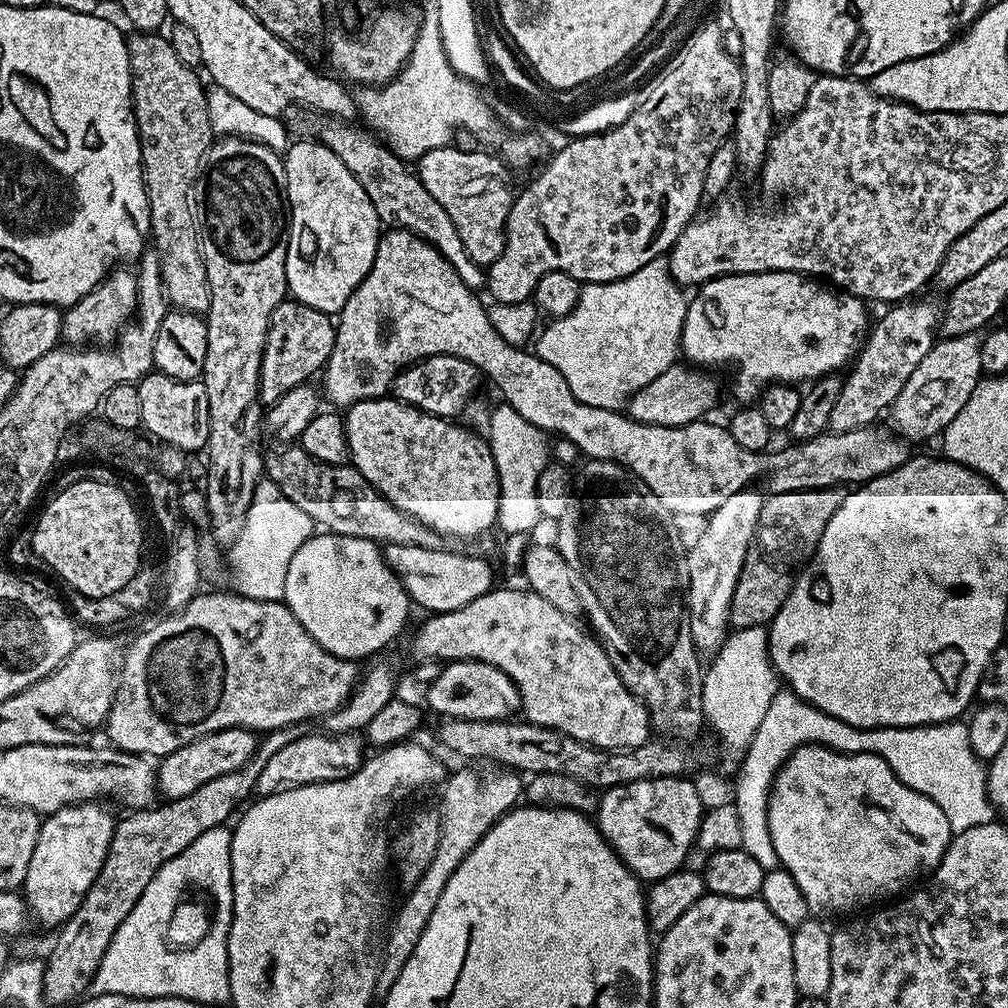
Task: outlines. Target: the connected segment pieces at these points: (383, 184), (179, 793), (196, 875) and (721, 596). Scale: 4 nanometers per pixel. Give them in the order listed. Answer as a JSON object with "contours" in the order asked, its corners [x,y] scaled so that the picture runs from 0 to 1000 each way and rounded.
{"contours":[[[[321,117],[316,121],[317,128],[312,131],[313,138],[331,149],[331,153],[339,157],[343,169],[347,169],[347,173],[355,177],[359,188],[363,188],[367,196],[370,210],[375,212],[378,223],[401,226],[413,234],[420,234],[423,241],[430,242],[444,257],[446,264],[450,264],[454,276],[463,286],[479,287],[482,282],[481,267],[464,255],[446,212],[442,212],[442,208],[438,208],[438,204],[431,200],[431,192],[427,192],[423,185],[419,185],[416,174],[410,168],[408,171],[405,168],[408,166],[394,152],[393,156],[388,146],[379,142],[366,130],[359,131],[352,127],[352,122],[332,117]]],[[[225,722],[212,728],[204,728],[185,740],[181,744],[173,744],[173,748],[162,751],[158,755],[155,774],[157,786],[164,795],[176,794],[182,790],[192,788],[196,780],[204,780],[212,772],[220,768],[235,766],[241,758],[254,747],[256,730],[248,722]]],[[[219,819],[204,823],[200,831],[192,831],[181,847],[169,851],[153,867],[149,879],[137,891],[133,903],[117,919],[101,954],[91,971],[90,987],[121,986],[122,988],[172,988],[196,994],[199,998],[218,996],[228,989],[226,969],[226,928],[230,918],[230,860],[228,839],[230,821]]],[[[741,484],[720,494],[712,506],[701,513],[698,526],[681,548],[685,627],[691,646],[698,651],[712,648],[722,632],[728,583],[760,495],[748,485]]]]}

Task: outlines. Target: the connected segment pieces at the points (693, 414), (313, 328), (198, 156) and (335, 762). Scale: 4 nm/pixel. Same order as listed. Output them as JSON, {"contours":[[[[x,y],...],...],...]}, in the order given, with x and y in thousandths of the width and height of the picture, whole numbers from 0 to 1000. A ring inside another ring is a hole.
{"contours":[[[[672,359],[663,364],[648,379],[628,391],[621,409],[628,417],[638,421],[659,422],[666,425],[687,421],[697,416],[712,397],[712,383],[701,370]]],[[[283,296],[275,302],[266,320],[266,334],[264,335],[260,363],[258,369],[257,400],[269,403],[286,390],[288,386],[297,381],[309,378],[310,372],[316,370],[325,360],[327,351],[333,342],[333,321],[330,314],[319,307],[312,308],[309,302],[302,302],[293,296]]],[[[135,32],[131,36],[128,35],[126,37],[126,42],[127,57],[129,58],[129,65],[131,66],[131,110],[135,112],[135,128],[139,131],[139,164],[143,166],[143,185],[147,188],[147,207],[149,208],[149,220],[151,221],[149,238],[153,243],[154,249],[159,252],[159,271],[161,272],[161,280],[163,281],[163,293],[167,295],[168,303],[172,307],[180,310],[202,312],[205,311],[208,300],[210,299],[210,289],[208,288],[208,280],[206,279],[204,260],[200,256],[200,248],[198,247],[198,228],[194,220],[192,188],[199,178],[206,148],[212,142],[212,132],[208,125],[208,109],[206,108],[204,83],[201,83],[194,76],[195,72],[191,67],[185,65],[185,62],[181,62],[181,58],[177,58],[177,54],[173,54],[173,46],[169,46],[166,35],[156,34],[155,32]]],[[[317,726],[312,727],[311,730],[300,728],[295,734],[288,736],[288,740],[280,740],[280,744],[276,744],[276,748],[272,748],[268,756],[264,756],[260,768],[256,768],[253,789],[255,791],[271,790],[289,782],[341,774],[352,768],[363,753],[362,735],[353,728]]]]}

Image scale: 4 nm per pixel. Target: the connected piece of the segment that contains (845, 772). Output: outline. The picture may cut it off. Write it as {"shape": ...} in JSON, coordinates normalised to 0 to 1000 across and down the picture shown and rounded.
{"shape":[[[814,738],[796,740],[770,767],[770,775],[766,777],[766,789],[762,792],[762,818],[773,860],[787,869],[788,875],[791,876],[800,893],[803,906],[813,911],[829,909],[832,905],[843,904],[844,901],[857,901],[860,897],[868,898],[870,896],[868,893],[876,885],[885,889],[881,891],[892,890],[902,880],[900,877],[904,873],[911,872],[910,874],[912,874],[932,859],[933,852],[938,847],[940,836],[944,834],[946,828],[942,815],[938,815],[938,808],[935,808],[935,804],[931,804],[928,796],[911,784],[903,784],[903,780],[899,780],[893,775],[891,768],[887,768],[887,764],[883,764],[883,760],[874,750],[868,750],[862,746],[829,746],[826,742],[816,742]]]}

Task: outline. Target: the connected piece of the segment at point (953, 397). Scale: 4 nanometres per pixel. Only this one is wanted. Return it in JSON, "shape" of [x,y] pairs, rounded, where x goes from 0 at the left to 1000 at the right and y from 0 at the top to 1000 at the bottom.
{"shape":[[[968,331],[930,336],[919,355],[908,364],[907,371],[900,376],[895,384],[895,391],[887,395],[883,406],[886,421],[884,424],[898,438],[932,434],[937,425],[942,423],[942,419],[946,419],[950,407],[958,403],[968,386],[968,380],[974,376],[973,338],[973,334]]]}

